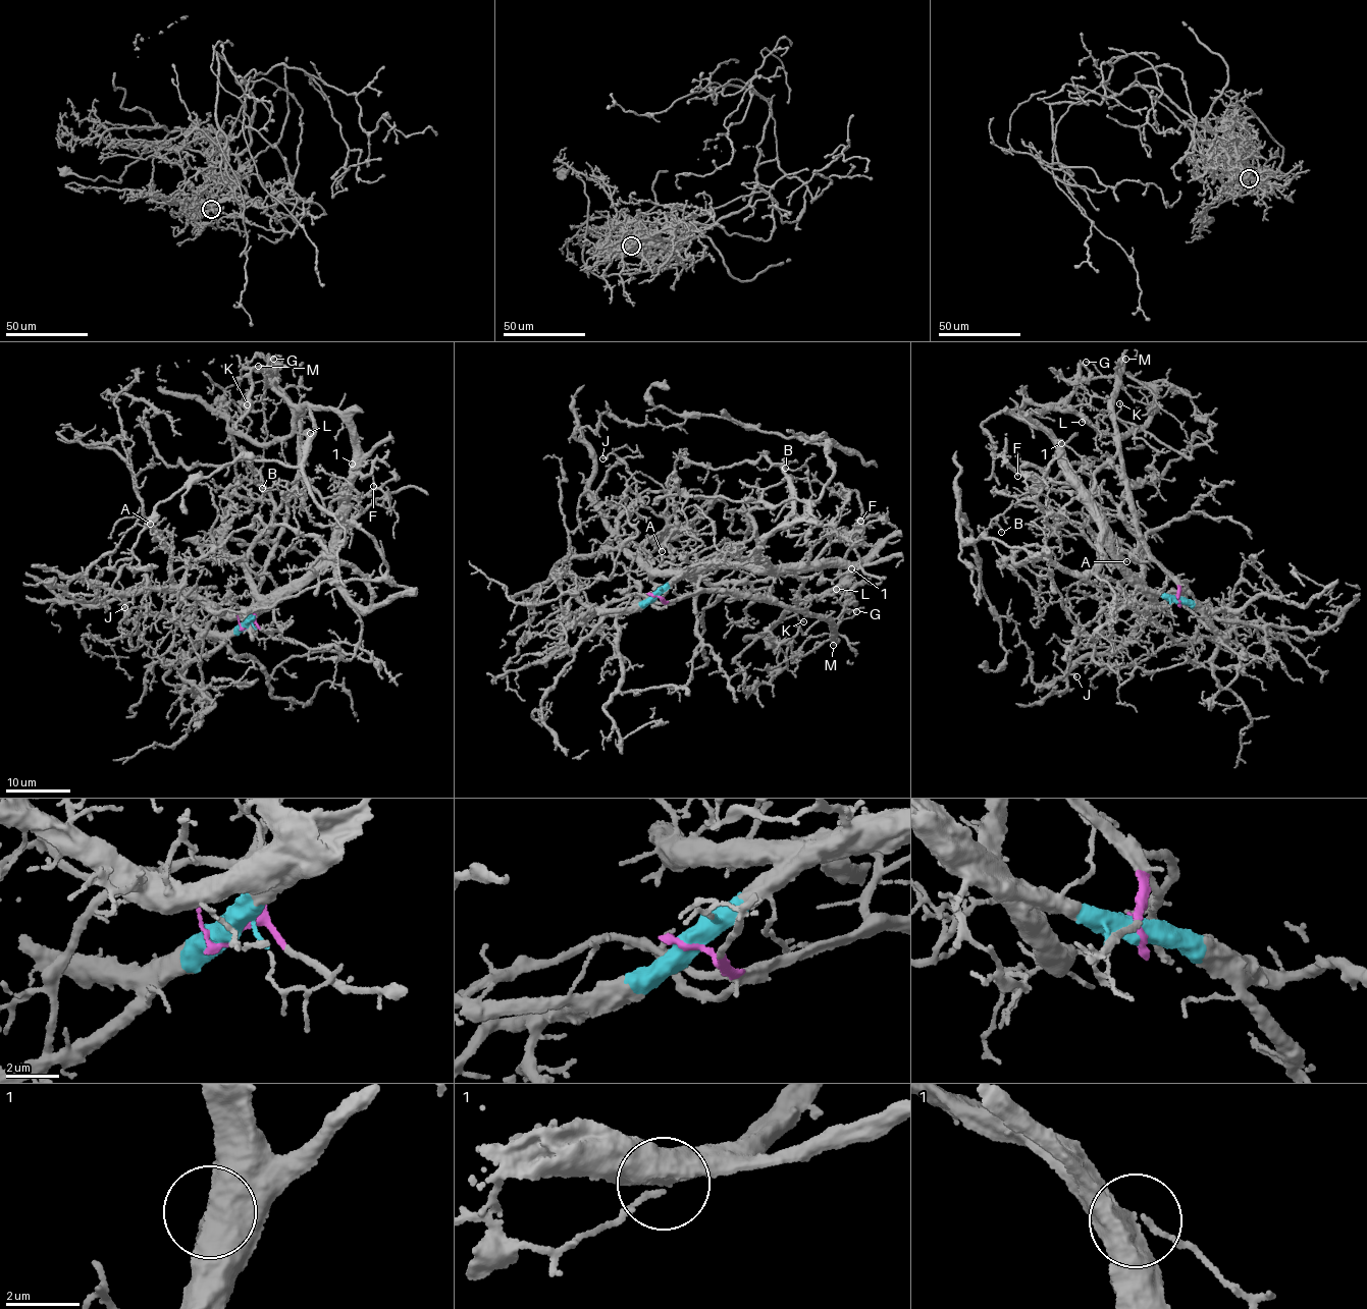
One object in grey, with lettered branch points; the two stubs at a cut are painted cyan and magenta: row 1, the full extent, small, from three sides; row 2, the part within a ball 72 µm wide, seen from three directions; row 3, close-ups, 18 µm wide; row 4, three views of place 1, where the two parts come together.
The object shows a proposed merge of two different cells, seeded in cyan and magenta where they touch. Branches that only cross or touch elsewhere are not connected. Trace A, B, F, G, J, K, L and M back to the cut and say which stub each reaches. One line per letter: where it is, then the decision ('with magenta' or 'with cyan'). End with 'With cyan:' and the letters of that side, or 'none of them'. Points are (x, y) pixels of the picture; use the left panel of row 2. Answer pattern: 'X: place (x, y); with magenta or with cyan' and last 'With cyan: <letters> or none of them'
A: place (150, 524); with cyan
B: place (262, 488); with cyan
F: place (373, 486); with cyan
G: place (273, 359); with magenta
J: place (124, 607); with cyan
K: place (247, 404); with cyan
L: place (310, 433); with cyan
M: place (258, 366); with magenta
With cyan: A, B, F, J, K, L

